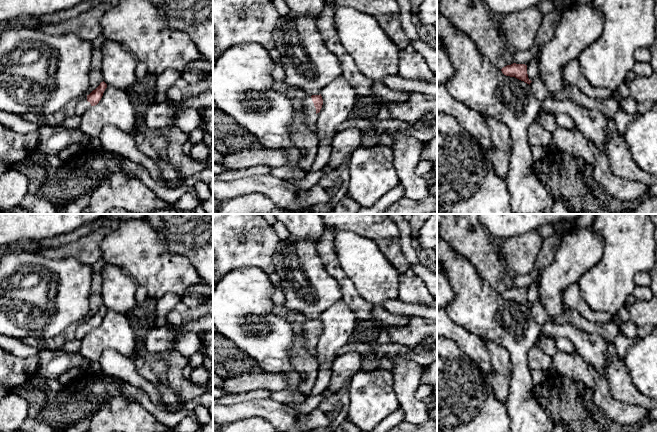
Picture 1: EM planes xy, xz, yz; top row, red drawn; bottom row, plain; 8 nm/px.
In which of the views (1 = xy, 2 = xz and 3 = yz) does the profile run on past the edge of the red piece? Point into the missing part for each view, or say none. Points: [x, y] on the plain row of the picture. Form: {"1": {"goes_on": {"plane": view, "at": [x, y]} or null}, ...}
{"1": {"goes_on": {"plane": "xy", "at": [83, 329]}}, "2": {"goes_on": {"plane": "xz", "at": [308, 331]}}, "3": {"goes_on": null}}

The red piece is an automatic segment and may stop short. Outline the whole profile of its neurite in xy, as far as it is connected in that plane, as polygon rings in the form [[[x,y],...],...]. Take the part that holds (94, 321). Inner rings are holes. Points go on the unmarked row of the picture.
[[[103,305],[89,319],[82,321],[75,331],[76,339],[81,341],[91,330],[97,329],[106,312],[107,308]]]

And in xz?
[[[312,319],[302,325],[302,334],[306,338],[305,348],[310,355],[317,358],[317,337],[320,336],[323,329],[323,323],[320,319]]]

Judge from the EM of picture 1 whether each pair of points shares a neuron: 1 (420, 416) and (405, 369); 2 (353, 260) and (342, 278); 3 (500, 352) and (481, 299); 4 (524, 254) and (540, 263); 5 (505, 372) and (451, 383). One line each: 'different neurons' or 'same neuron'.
1: same neuron
2: different neurons
3: different neurons
4: different neurons
5: different neurons

